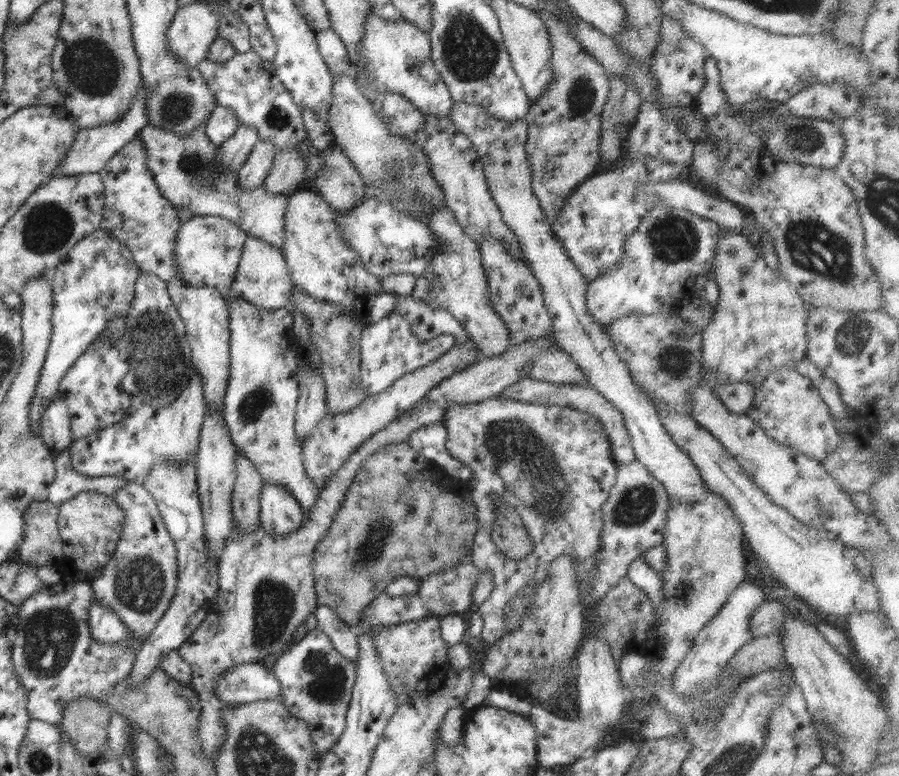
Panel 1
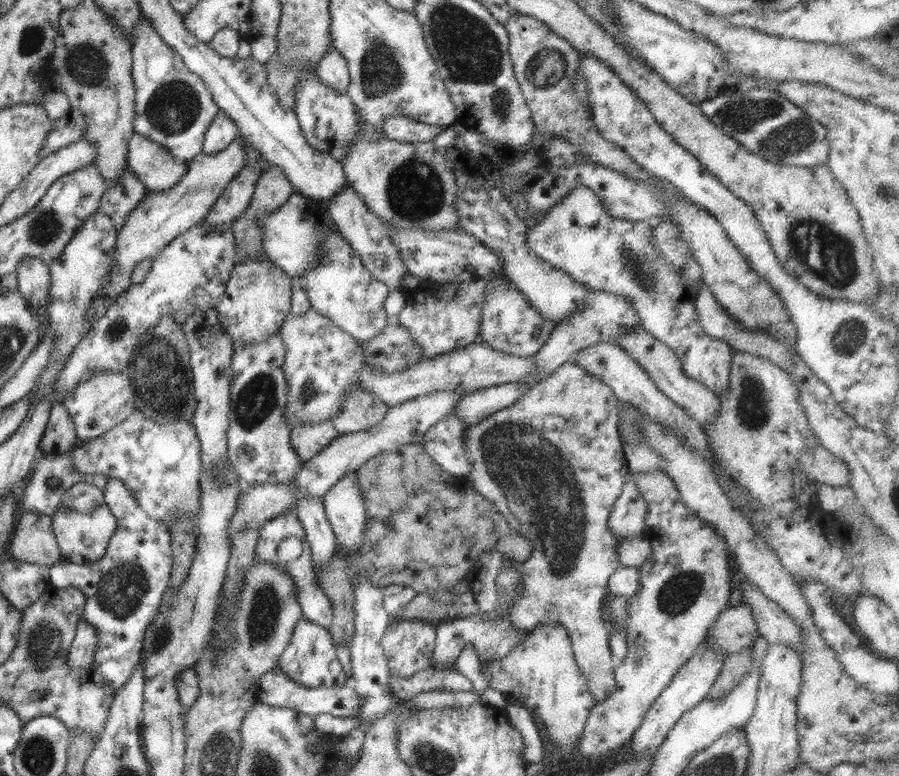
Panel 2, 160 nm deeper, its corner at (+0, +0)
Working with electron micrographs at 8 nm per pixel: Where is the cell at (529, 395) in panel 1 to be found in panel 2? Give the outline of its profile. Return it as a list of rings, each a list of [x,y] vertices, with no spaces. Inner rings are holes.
[[[515,382],[466,393],[455,404],[455,415],[462,423],[478,424],[487,416],[514,404],[528,390],[530,390],[528,384]]]

